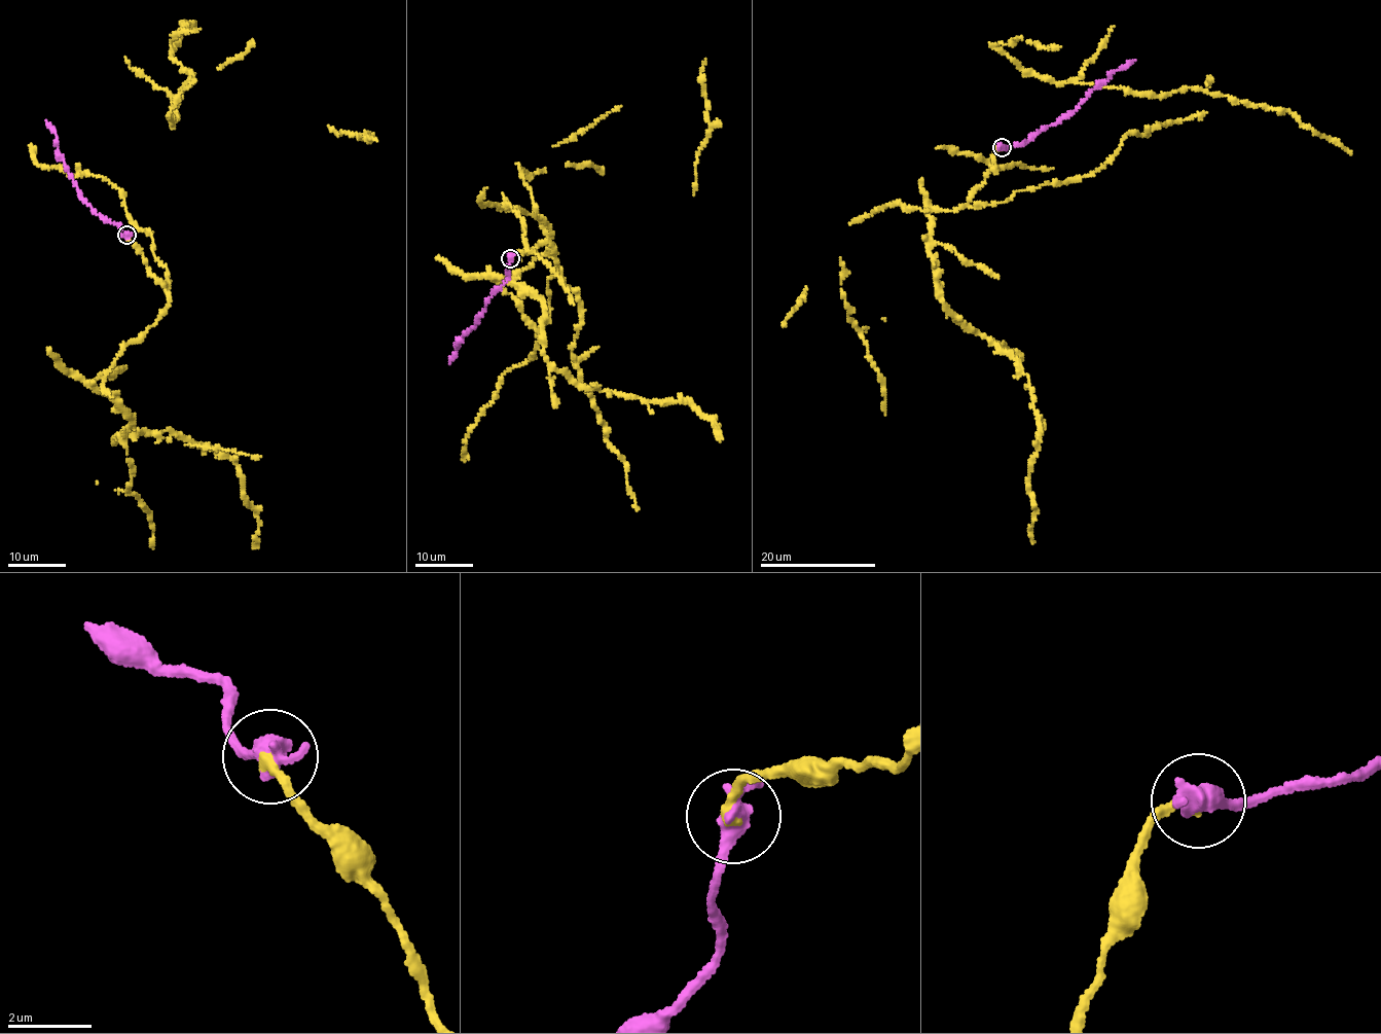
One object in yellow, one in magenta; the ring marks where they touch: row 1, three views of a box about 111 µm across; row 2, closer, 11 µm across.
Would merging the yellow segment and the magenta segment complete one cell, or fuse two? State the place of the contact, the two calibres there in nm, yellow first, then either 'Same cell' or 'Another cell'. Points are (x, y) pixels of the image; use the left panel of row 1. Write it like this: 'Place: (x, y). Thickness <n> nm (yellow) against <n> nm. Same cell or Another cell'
Place: (126, 235). Thickness 300 nm (yellow) against 550 nm. Same cell

